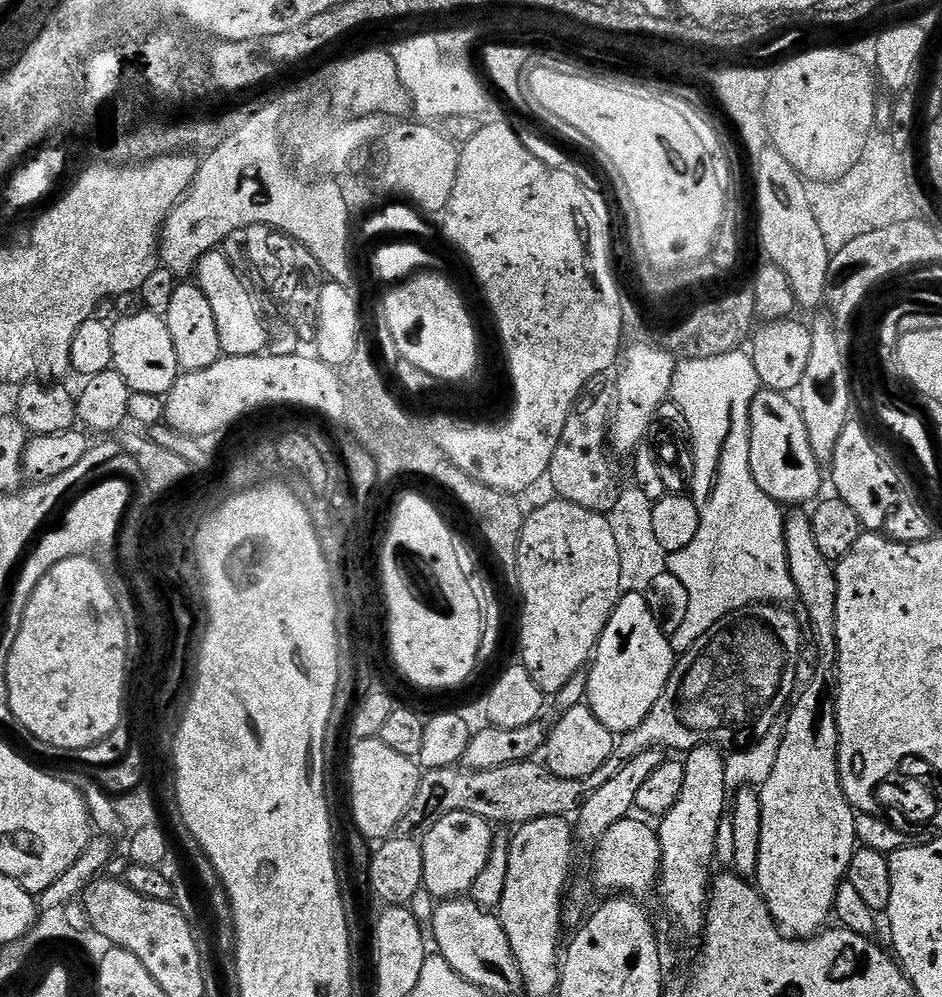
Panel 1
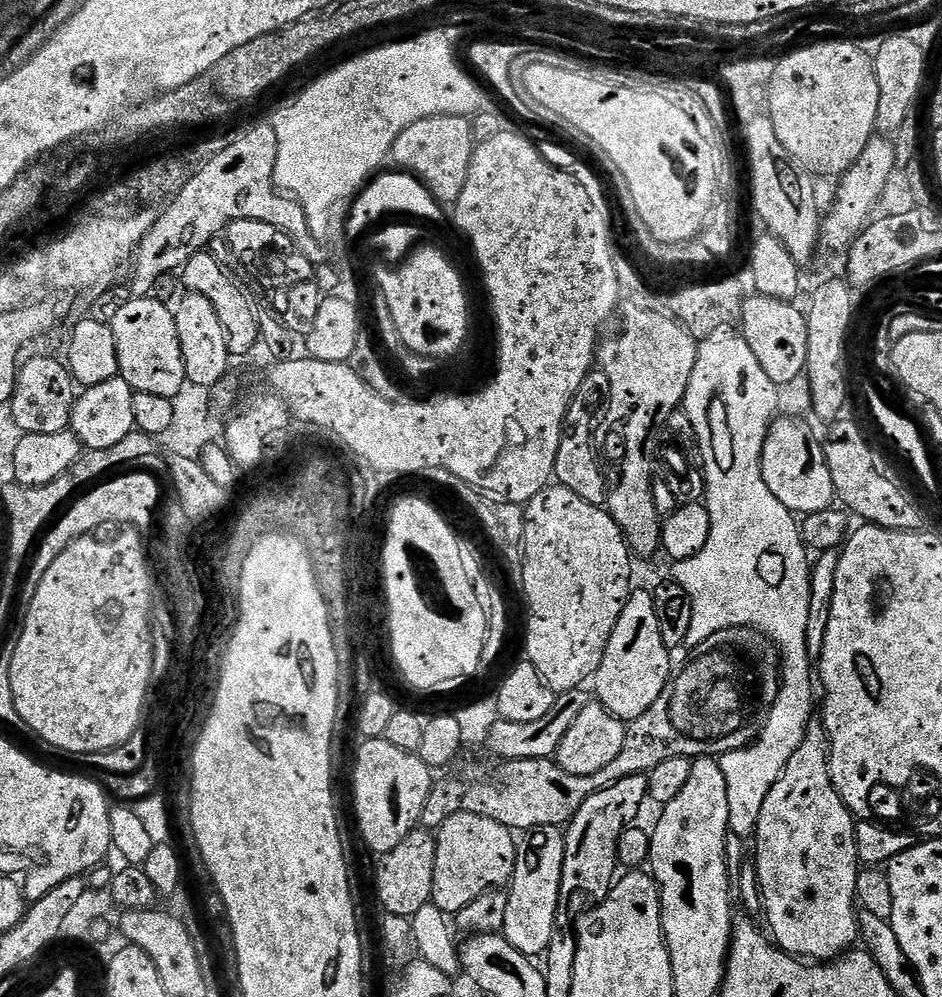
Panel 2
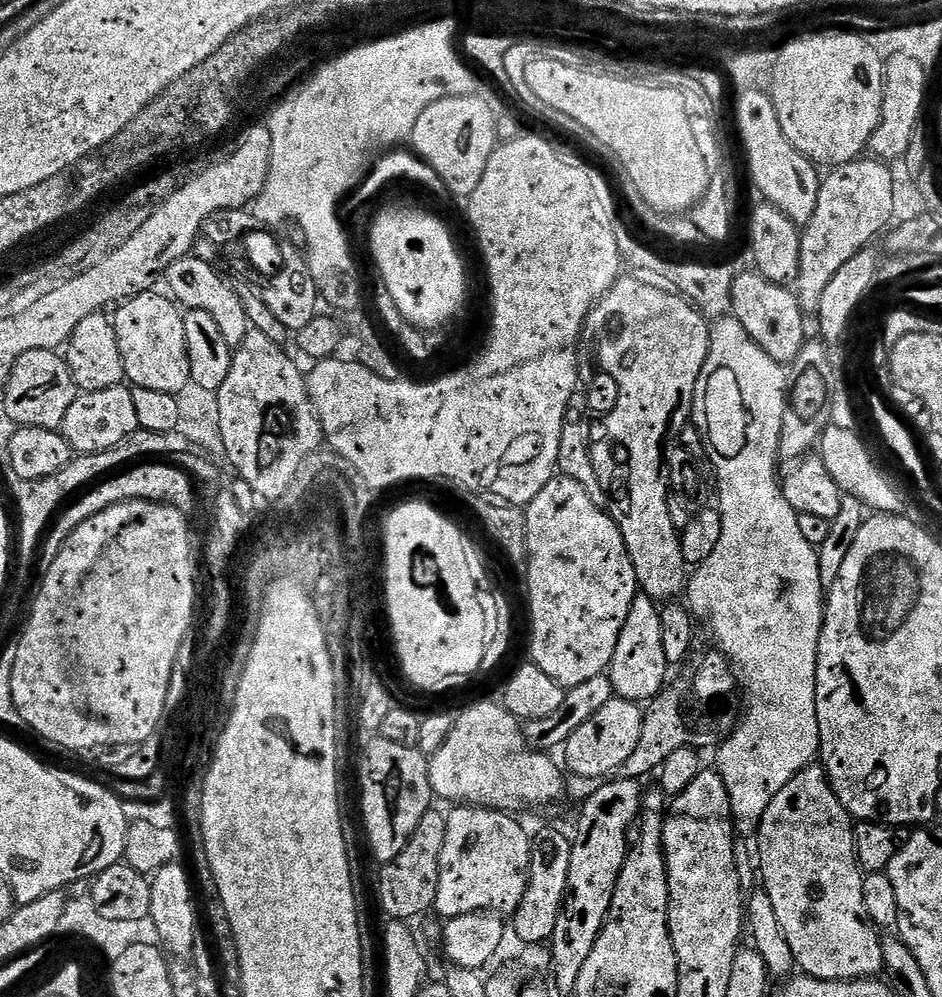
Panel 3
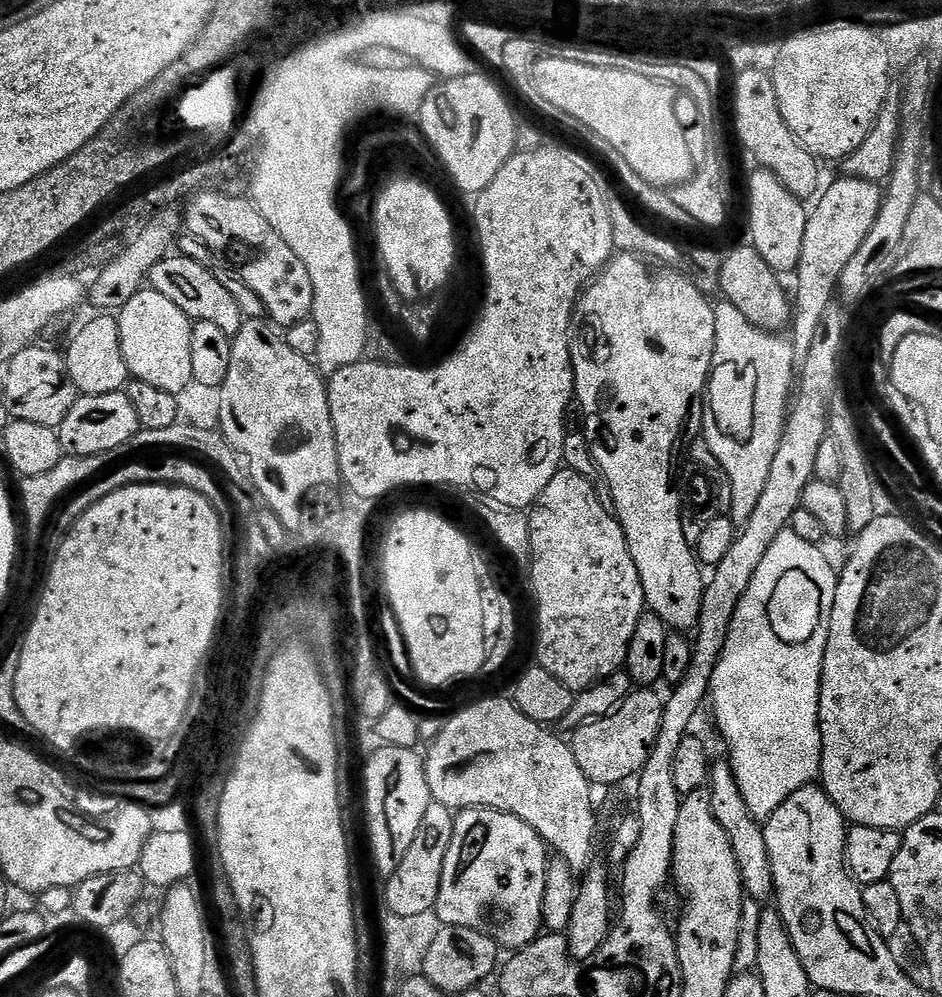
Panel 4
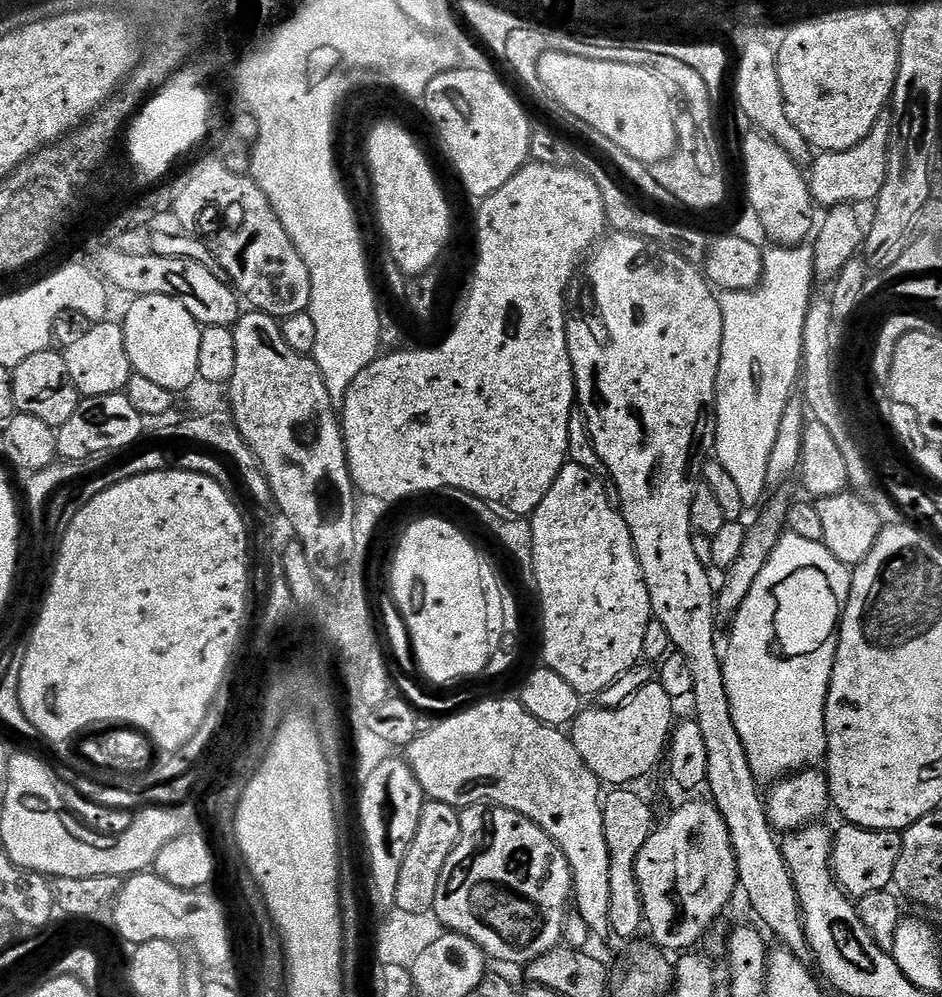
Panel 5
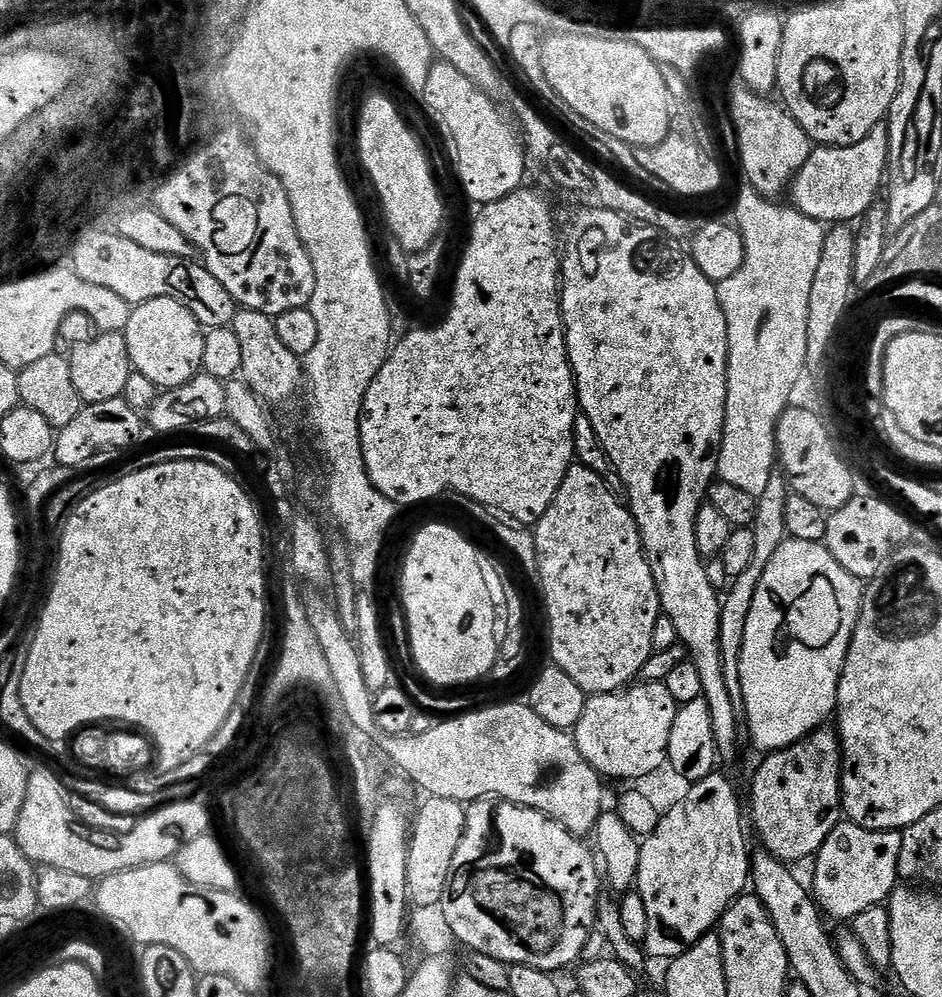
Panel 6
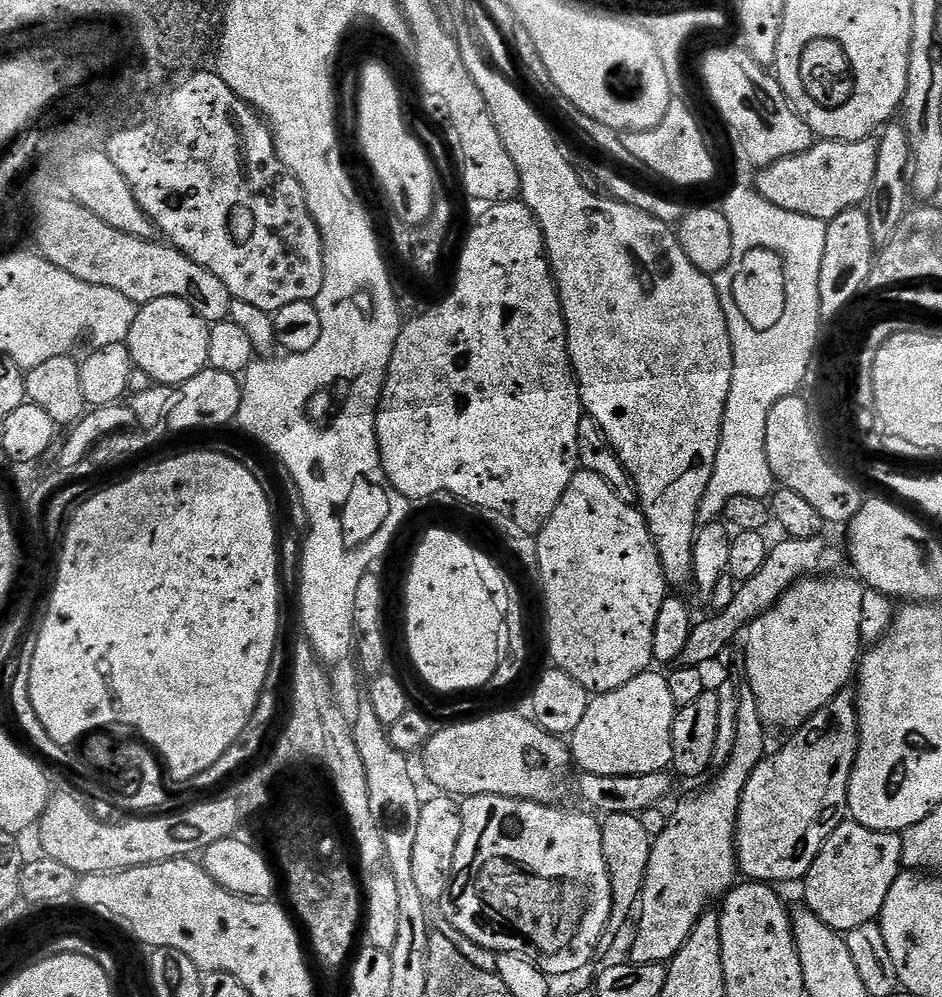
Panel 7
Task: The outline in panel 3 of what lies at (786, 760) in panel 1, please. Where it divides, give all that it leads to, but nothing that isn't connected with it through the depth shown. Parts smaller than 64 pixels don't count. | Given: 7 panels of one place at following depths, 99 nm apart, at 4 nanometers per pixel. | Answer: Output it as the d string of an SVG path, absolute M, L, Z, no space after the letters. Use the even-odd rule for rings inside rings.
M814 762L803 768L782 791L775 796L766 814L762 814L758 841L760 840L760 872L764 875L762 891L770 894L774 915L790 942L796 968L803 975L819 980L866 980L876 978L884 971L882 936L862 902L865 873L856 857L856 830L853 817L834 794L828 773Z

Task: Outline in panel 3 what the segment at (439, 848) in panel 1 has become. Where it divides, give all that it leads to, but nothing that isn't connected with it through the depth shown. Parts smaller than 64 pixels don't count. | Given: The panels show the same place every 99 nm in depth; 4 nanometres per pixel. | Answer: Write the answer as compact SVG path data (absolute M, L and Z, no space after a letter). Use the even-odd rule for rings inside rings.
M456 806L447 813L448 825L446 826L446 846L442 849L442 862L440 863L440 873L438 874L438 894L434 905L435 915L442 916L445 921L458 918L459 915L474 914L475 912L489 912L497 914L514 914L520 909L520 903L524 900L524 895L528 893L528 875L532 865L532 840L530 832L519 824L515 815L507 812L498 812L491 808L477 808L475 806Z

